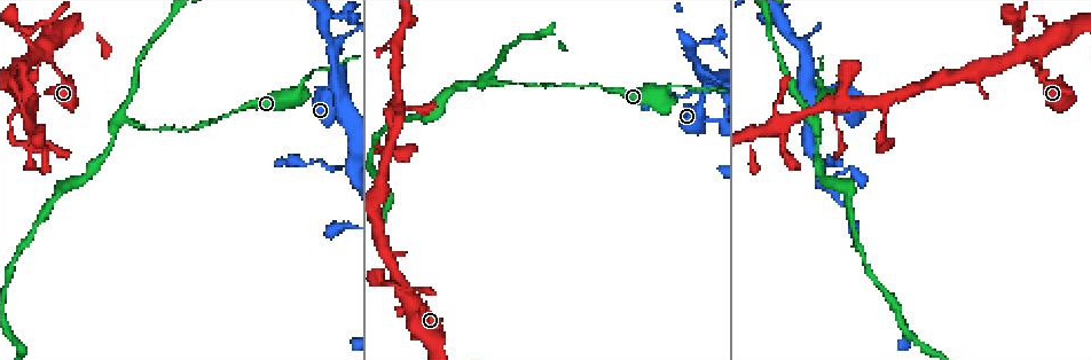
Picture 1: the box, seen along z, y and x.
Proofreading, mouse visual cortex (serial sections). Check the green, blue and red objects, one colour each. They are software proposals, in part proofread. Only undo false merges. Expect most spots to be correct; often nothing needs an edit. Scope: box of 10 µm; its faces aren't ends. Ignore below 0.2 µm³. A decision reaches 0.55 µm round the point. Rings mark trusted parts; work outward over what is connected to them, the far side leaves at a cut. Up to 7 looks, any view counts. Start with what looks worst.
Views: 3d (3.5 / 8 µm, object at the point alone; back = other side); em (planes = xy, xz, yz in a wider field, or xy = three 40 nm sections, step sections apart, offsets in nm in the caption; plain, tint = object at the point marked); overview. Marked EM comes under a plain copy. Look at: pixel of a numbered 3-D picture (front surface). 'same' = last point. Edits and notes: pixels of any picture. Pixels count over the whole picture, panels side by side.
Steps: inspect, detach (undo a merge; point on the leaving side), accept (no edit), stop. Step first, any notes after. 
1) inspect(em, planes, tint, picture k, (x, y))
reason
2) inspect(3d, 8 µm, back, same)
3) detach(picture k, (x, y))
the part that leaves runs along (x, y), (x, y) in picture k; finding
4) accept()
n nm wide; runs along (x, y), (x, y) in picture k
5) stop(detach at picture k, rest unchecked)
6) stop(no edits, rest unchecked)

inspect(3d, 8 µm, back, picture 1, (323, 22))
side arm on a straight run

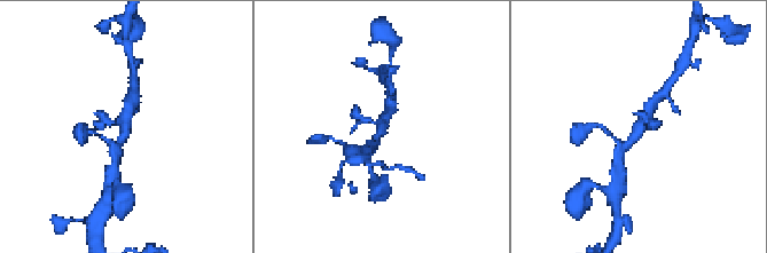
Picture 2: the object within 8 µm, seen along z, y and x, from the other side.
inspect(em, xy, step 2, tint, same)
need the tissue

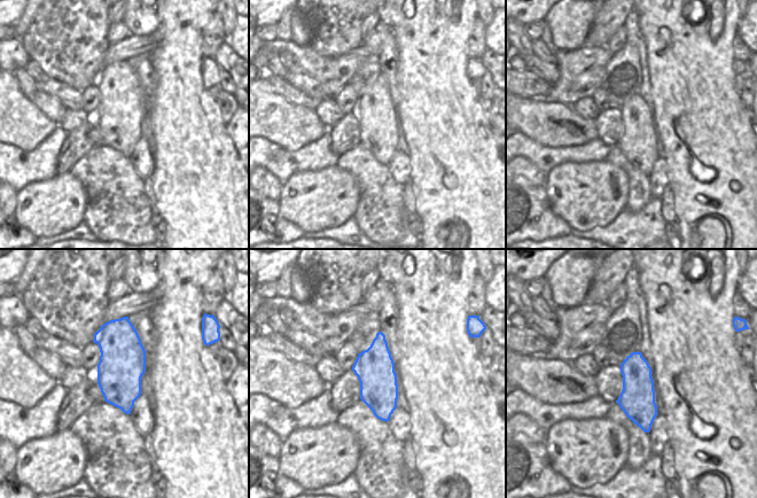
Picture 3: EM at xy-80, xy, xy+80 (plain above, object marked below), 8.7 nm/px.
accept()
3 arms; runs along (620, 155), (643, 124), (654, 124) in picture 2; continuous, no second cell

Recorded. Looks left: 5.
inspect(3d, 3.5 µm, picture 1, (396, 282))
three-way junction

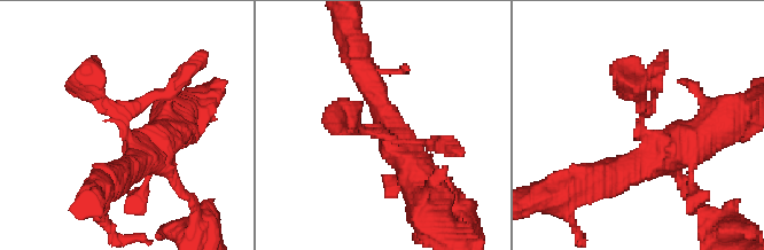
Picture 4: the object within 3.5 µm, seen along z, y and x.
inspect(em, xy, step 1, tint, picture 4, (639, 127))
3 arms; arms of 100, 300, 400 nm

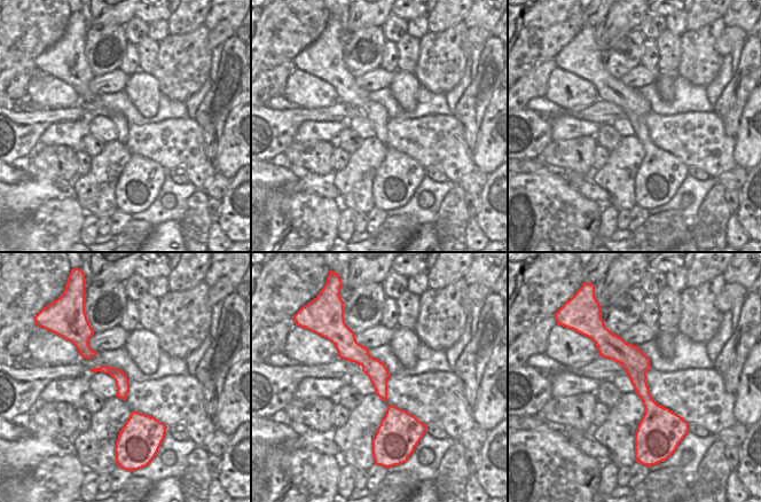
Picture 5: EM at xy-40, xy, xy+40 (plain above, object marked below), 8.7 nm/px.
accept()
runs along (603, 331), (636, 368), (649, 402), (644, 440) in picture 5; continuous, no second cell

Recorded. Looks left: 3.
inspect(3d, 3.5 µm, picture 1, (811, 117))
sharp bend

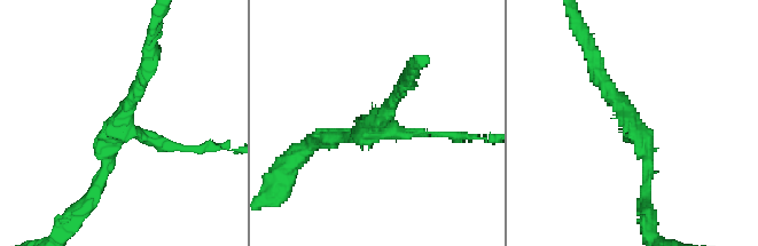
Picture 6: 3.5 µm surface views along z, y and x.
inspect(em, planes, tint, picture 6, (124, 128))
3 arms; arms of 100, 150, 200 nm

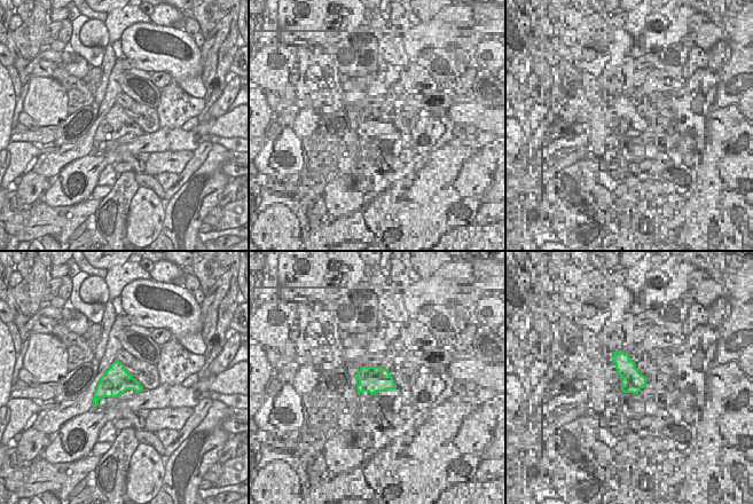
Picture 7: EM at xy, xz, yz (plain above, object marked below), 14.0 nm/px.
accept()
380 nm wide; runs along (193, 150), (119, 129), (94, 192) in picture 6; continuous, no second cell

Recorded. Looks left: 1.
stop(no edits, rest unchecked)

